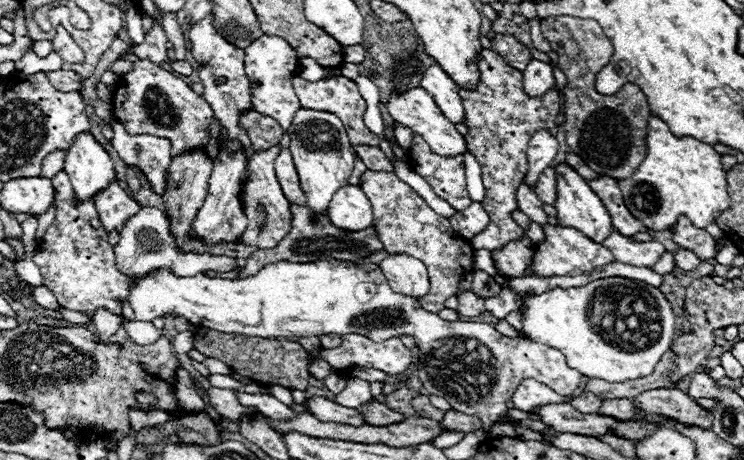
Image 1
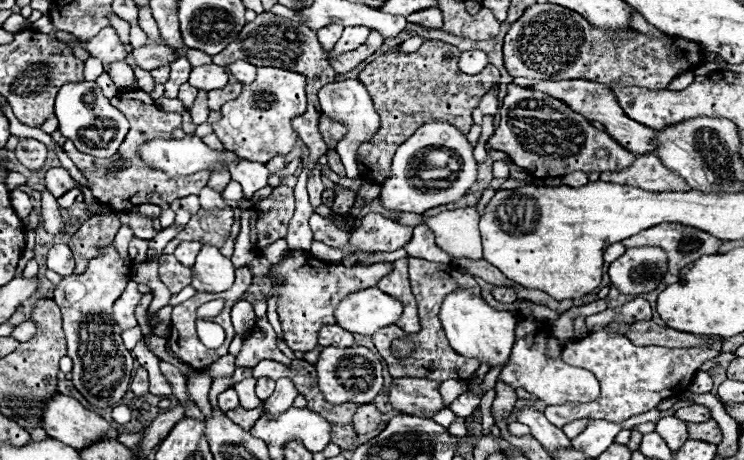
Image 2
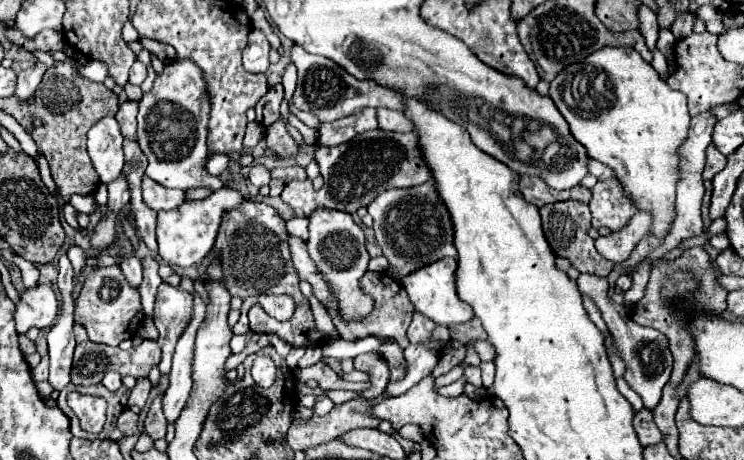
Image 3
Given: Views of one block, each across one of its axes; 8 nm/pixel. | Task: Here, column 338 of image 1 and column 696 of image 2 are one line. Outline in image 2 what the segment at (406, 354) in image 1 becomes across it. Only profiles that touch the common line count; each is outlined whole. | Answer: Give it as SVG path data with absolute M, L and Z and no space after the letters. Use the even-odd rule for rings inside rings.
M608 324L604 330L596 332L596 334L586 334L582 340L572 340L568 342L568 346L562 350L562 360L578 366L578 368L586 368L590 372L594 372L594 376L600 382L601 394L591 403L574 403L567 402L560 406L548 406L544 410L544 416L558 428L564 428L568 422L572 420L580 420L580 418L592 418L592 420L608 420L608 422L624 422L632 416L644 414L648 410L652 410L656 404L660 404L662 400L670 398L670 396L680 396L682 392L688 390L694 374L698 372L698 368L706 362L716 358L722 352L722 338L718 336L710 336L710 340L706 344L694 346L694 348L664 348L664 346L634 346L626 336L624 336L624 324ZM612 328L616 330L616 334L608 334L606 330Z

